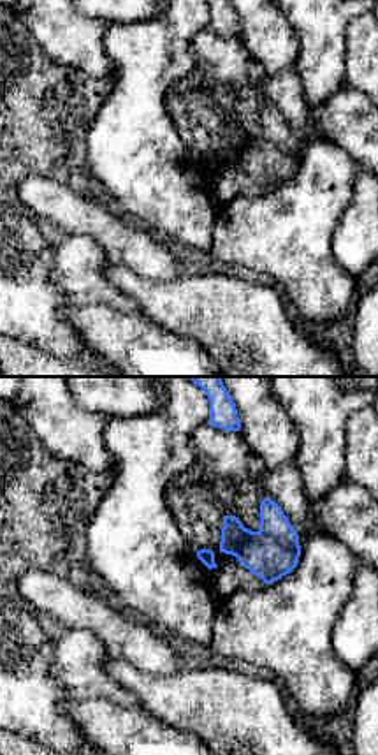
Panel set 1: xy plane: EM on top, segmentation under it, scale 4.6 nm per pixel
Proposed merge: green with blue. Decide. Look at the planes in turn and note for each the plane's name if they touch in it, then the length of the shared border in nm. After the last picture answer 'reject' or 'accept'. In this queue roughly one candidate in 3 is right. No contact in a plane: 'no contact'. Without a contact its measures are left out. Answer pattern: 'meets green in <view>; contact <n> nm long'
no contact

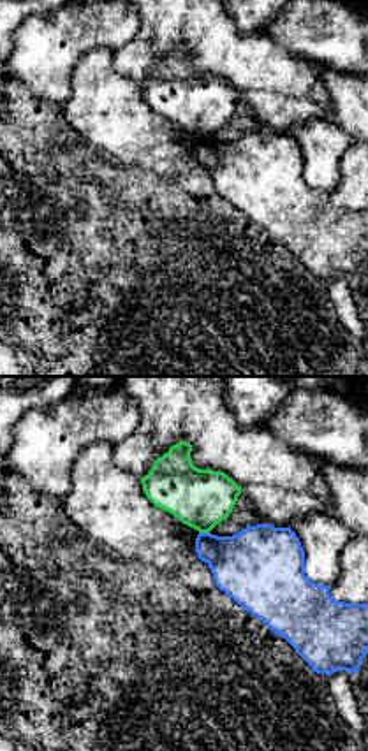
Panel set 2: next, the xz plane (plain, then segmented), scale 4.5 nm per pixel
meets green in xz; contact 50 nm long

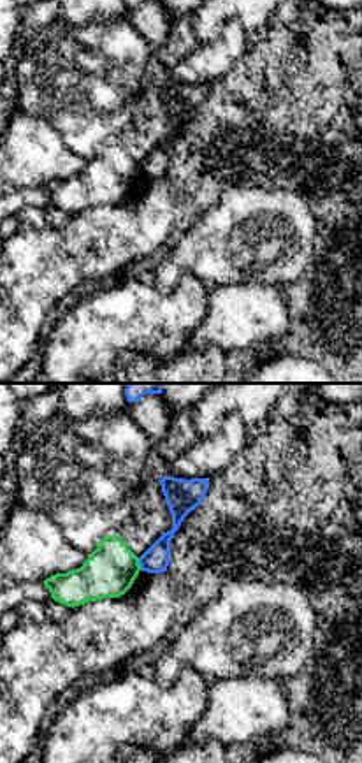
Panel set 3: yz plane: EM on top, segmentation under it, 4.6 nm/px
meets green in yz; contact 60 nm long

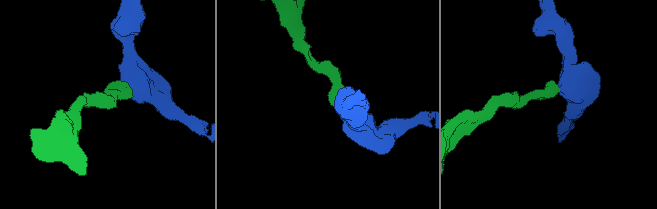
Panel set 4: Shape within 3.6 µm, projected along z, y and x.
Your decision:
reject

